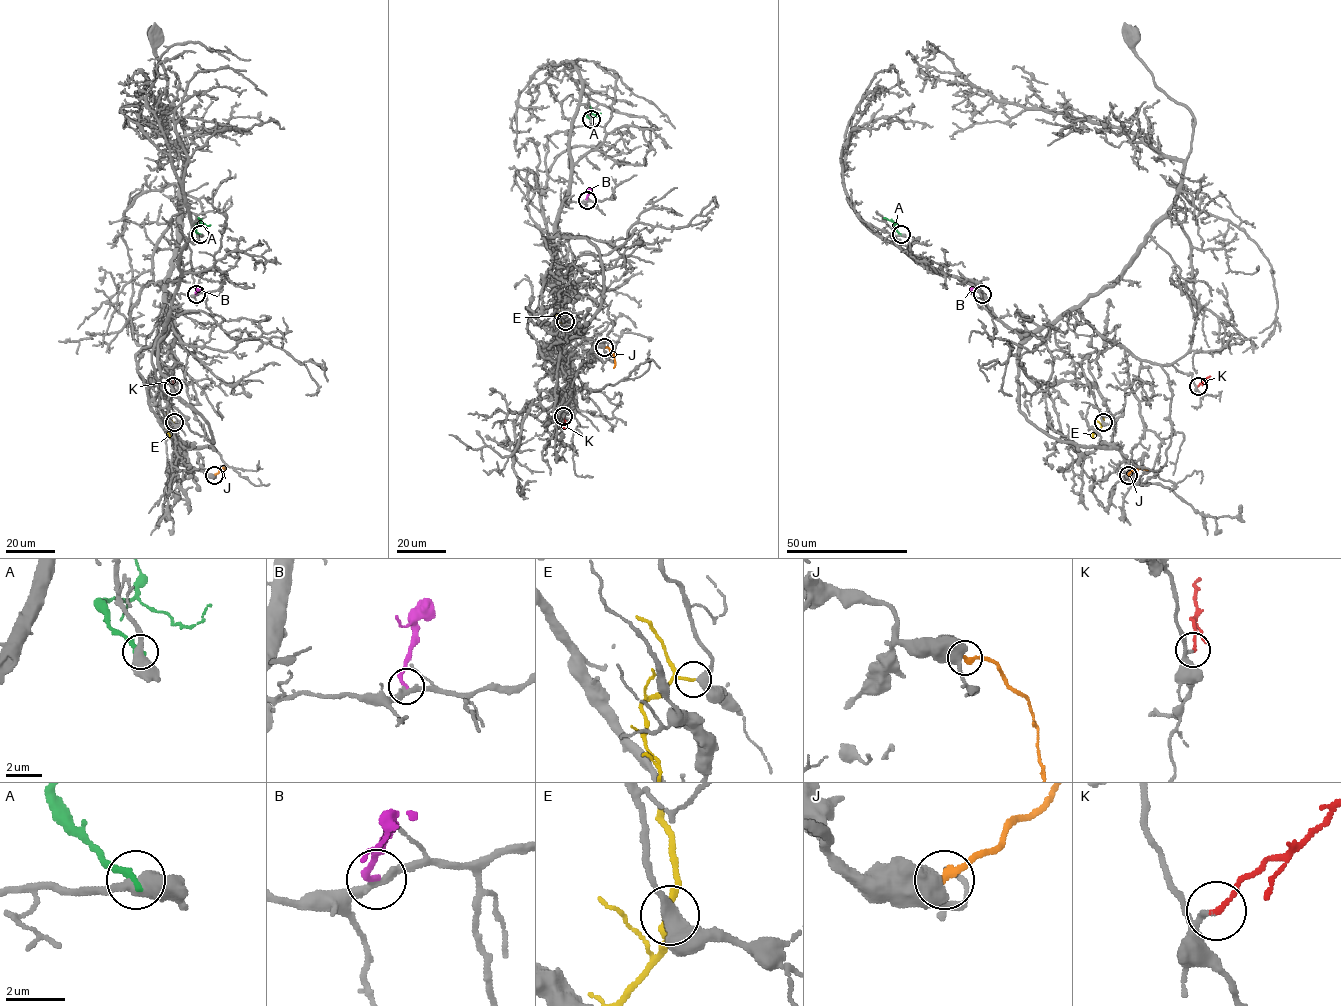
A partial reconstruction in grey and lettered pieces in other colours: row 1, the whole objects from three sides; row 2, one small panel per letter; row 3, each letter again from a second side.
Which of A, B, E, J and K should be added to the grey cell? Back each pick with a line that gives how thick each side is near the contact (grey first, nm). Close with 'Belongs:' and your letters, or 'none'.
E: 400/150 nm
K: 150/170 nm
Belongs: E, K

